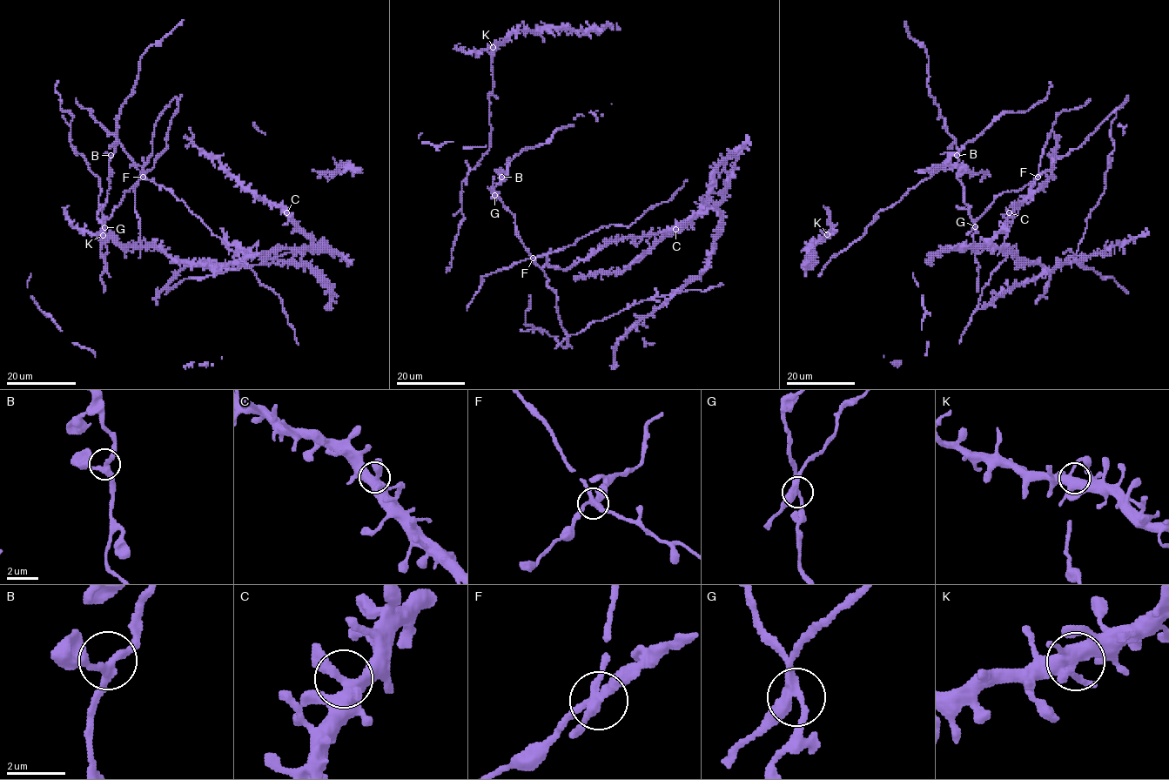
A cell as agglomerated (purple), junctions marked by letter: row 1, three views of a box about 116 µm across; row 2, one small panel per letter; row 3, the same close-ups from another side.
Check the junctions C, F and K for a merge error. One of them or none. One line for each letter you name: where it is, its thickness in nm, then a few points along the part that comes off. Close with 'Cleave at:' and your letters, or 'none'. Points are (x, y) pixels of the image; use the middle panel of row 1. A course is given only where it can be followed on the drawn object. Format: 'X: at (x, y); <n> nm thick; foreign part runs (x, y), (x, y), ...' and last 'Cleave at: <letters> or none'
F: at (533, 258); 320 nm thick; foreign part runs (533, 258), (492, 190), (499, 177), (507, 177), (510, 159), (573, 125)
Cleave at: F

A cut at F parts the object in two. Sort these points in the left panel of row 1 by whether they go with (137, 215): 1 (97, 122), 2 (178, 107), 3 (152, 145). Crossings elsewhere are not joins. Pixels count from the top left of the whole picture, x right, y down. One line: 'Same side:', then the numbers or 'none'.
Same side: 2, 3

